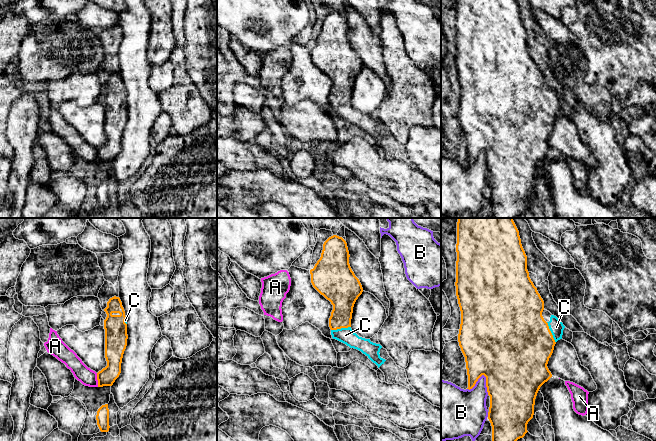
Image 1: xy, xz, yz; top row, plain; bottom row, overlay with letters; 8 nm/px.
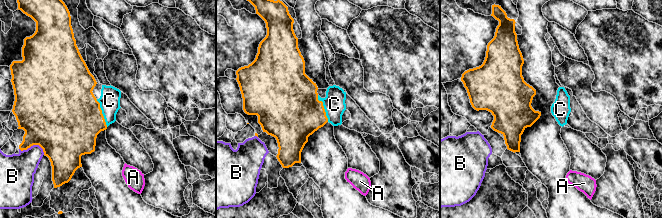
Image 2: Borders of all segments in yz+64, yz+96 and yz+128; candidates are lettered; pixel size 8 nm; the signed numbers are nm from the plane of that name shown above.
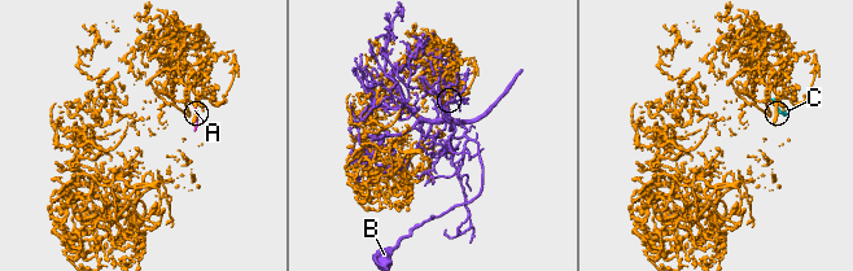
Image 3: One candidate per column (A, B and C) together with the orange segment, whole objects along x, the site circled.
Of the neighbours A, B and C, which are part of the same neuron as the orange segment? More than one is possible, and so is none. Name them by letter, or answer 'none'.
C

